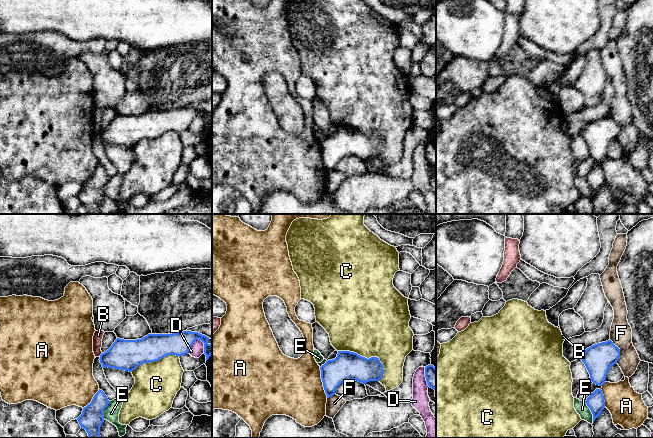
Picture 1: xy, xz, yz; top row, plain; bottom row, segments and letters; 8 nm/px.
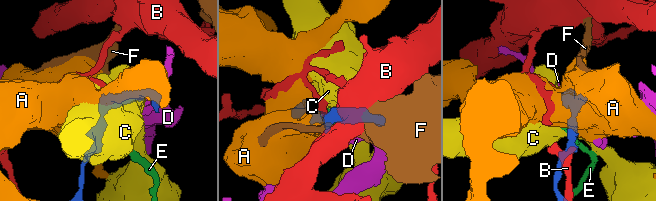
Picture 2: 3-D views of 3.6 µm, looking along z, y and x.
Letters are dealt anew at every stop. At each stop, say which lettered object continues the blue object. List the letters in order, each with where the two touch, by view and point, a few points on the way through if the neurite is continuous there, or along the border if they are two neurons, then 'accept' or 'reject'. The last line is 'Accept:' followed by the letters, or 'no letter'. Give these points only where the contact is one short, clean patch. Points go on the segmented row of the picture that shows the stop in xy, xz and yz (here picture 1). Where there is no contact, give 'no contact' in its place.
A: xz (322, 381) | reject
B: xy (100, 355) | along xy (102, 353), (99, 356) | reject
C: xz (366, 358) | reject
D: xy (193, 342) | along xy (204, 343), (197, 339), (187, 353) | reject
E: yz (591, 411) | along yz (584, 402), (592, 414), (593, 422) | reject
F: yz (619, 351) | along yz (610, 339), (619, 349), (617, 362) | reject
Accept: no letter

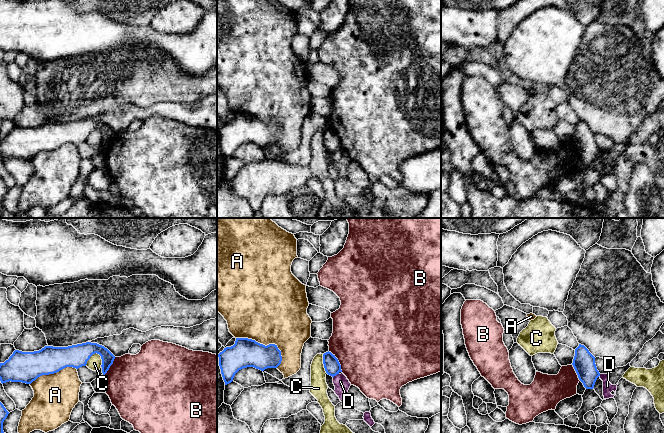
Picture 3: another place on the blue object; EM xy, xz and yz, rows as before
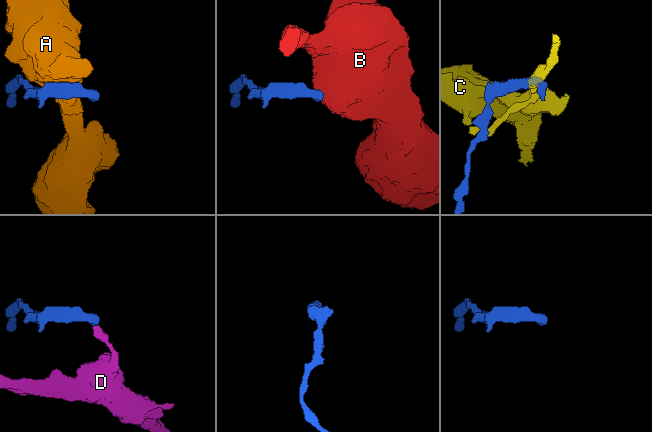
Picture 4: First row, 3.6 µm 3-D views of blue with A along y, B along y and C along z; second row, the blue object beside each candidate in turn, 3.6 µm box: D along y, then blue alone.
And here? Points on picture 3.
A: xz (264, 345) | reject
B: xz (338, 361) | along xz (328, 351), (337, 359), (342, 371) | reject
C: xy (91, 355) | along xy (101, 356), (94, 353), (85, 365) | reject
D: xz (335, 375) | across xz (332, 366), (335, 375), (340, 381) | accept
Accept: D

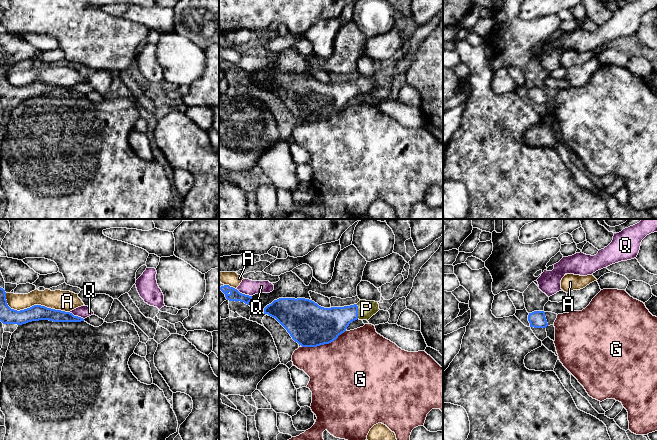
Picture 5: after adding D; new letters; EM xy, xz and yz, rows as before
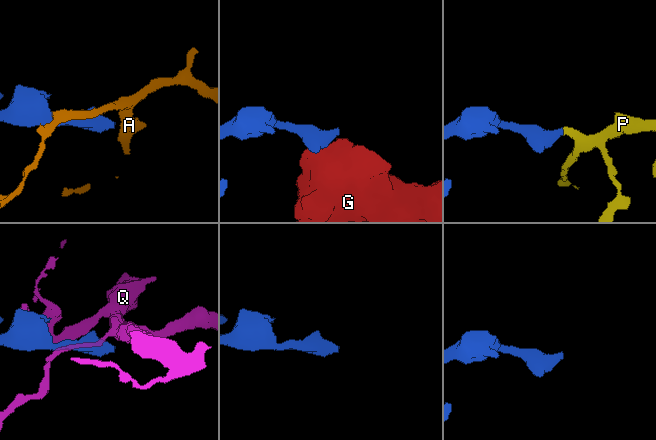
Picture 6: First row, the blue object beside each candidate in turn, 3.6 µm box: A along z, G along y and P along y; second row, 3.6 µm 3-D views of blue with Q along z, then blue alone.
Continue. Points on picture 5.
A: xy (33, 306) | reject
G: xz (324, 343) | reject
P: xz (357, 311) | accept
Q: xz (244, 294) | reject
Accept: P

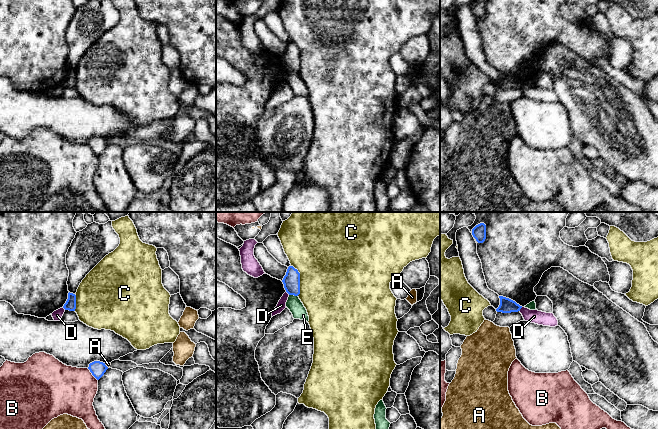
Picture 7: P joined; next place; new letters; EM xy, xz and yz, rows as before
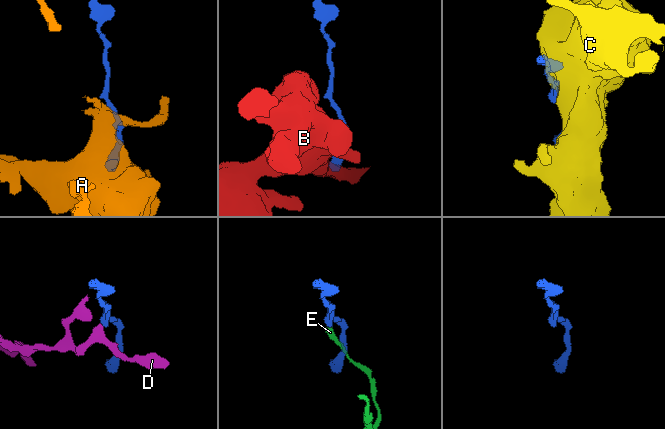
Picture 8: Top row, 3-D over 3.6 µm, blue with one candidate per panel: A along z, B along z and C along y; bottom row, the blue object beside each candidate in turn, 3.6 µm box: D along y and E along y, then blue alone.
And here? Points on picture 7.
A: xy (106, 366) | reject
B: xy (92, 374) | reject
C: xz (299, 280) | reject
D: yz (520, 308) | along yz (522, 307), (519, 310) | reject
E: xz (293, 294) | along xz (289, 294), (297, 296) | reject
Accept: no letter

